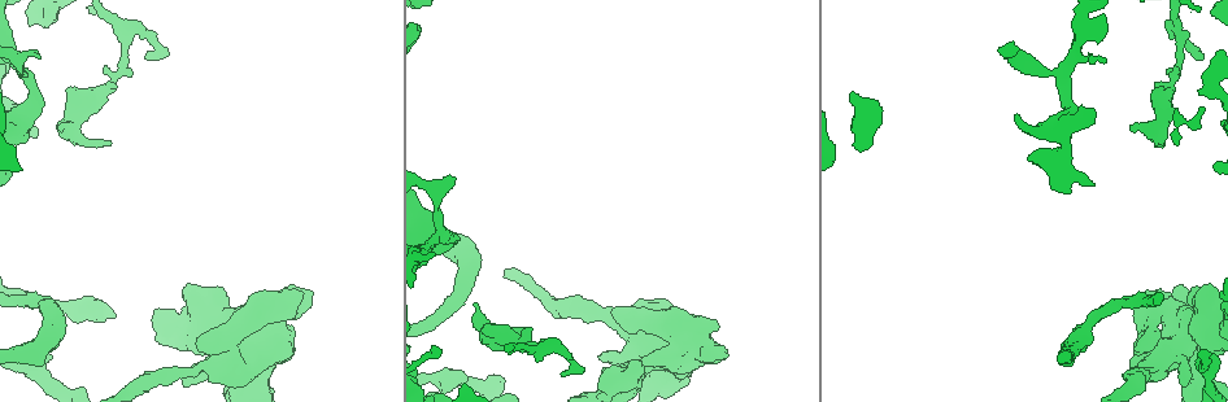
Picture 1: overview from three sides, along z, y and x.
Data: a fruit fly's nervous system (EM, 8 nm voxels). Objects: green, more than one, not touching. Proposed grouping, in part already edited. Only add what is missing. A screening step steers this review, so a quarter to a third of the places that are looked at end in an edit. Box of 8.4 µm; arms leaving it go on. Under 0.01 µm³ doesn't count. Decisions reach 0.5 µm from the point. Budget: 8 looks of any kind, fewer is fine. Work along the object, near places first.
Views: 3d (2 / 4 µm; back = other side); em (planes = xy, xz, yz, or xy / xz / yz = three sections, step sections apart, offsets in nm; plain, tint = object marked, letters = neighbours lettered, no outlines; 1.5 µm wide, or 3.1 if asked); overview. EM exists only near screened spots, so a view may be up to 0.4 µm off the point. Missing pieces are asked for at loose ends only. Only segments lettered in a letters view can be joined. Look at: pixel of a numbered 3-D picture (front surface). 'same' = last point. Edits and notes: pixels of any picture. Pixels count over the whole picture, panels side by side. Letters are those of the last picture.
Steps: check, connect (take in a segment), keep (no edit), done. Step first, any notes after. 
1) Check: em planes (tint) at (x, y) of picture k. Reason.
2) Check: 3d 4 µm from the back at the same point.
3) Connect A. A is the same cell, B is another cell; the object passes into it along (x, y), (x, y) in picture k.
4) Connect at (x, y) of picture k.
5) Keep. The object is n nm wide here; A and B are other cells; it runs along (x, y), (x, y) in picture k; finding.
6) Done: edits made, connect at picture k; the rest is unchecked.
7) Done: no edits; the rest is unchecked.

Check: 3d 4 µm at (110, 145) of picture 1. Branch stops here.

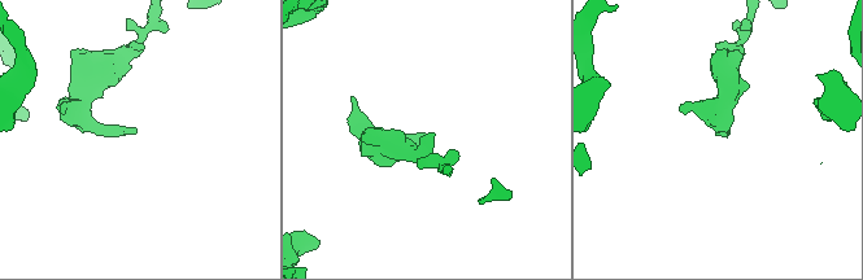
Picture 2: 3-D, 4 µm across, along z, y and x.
Check: em planes (letters) at (135, 130) of picture 2. Shape alone is not enough.

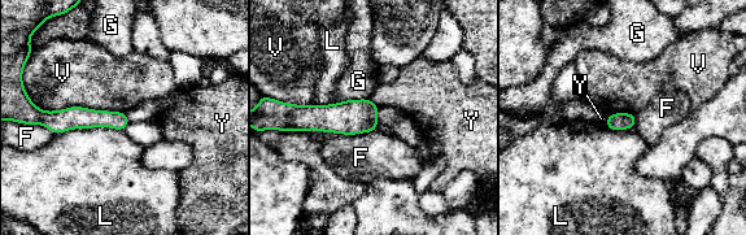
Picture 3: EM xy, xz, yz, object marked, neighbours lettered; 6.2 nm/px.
Keep. F, G, L, V and Y are other cells; a border runs along (35, 104), (125, 113) in picture 3; none of them fits.

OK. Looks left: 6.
Check: em planes (letters) at (40, 59) of picture 1. Free end.

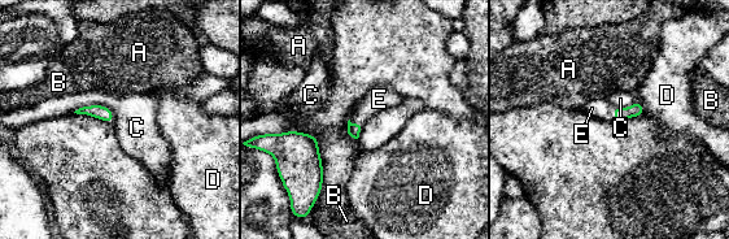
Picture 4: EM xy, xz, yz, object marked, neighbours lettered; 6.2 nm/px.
Connect E. E is the same cell, A, B, C and D are other cells; the object passes into it along (353, 129), (356, 124), (379, 99) in picture 4; it goes on there.

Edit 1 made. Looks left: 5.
Done: edits made, connect at picture 4; the rest is unchecked.

